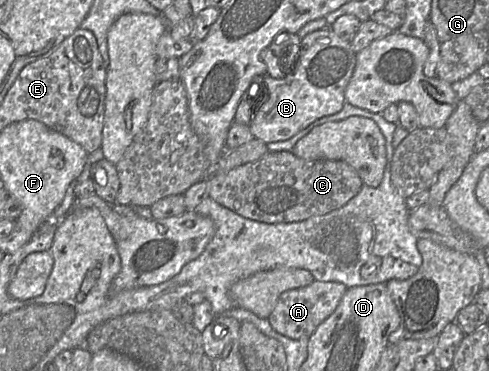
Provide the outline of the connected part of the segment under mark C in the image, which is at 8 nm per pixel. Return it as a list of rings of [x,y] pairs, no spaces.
[[[292,151],[267,152],[255,162],[213,175],[209,179],[209,198],[250,220],[293,223],[341,208],[362,186],[355,169],[343,161],[304,160]]]

